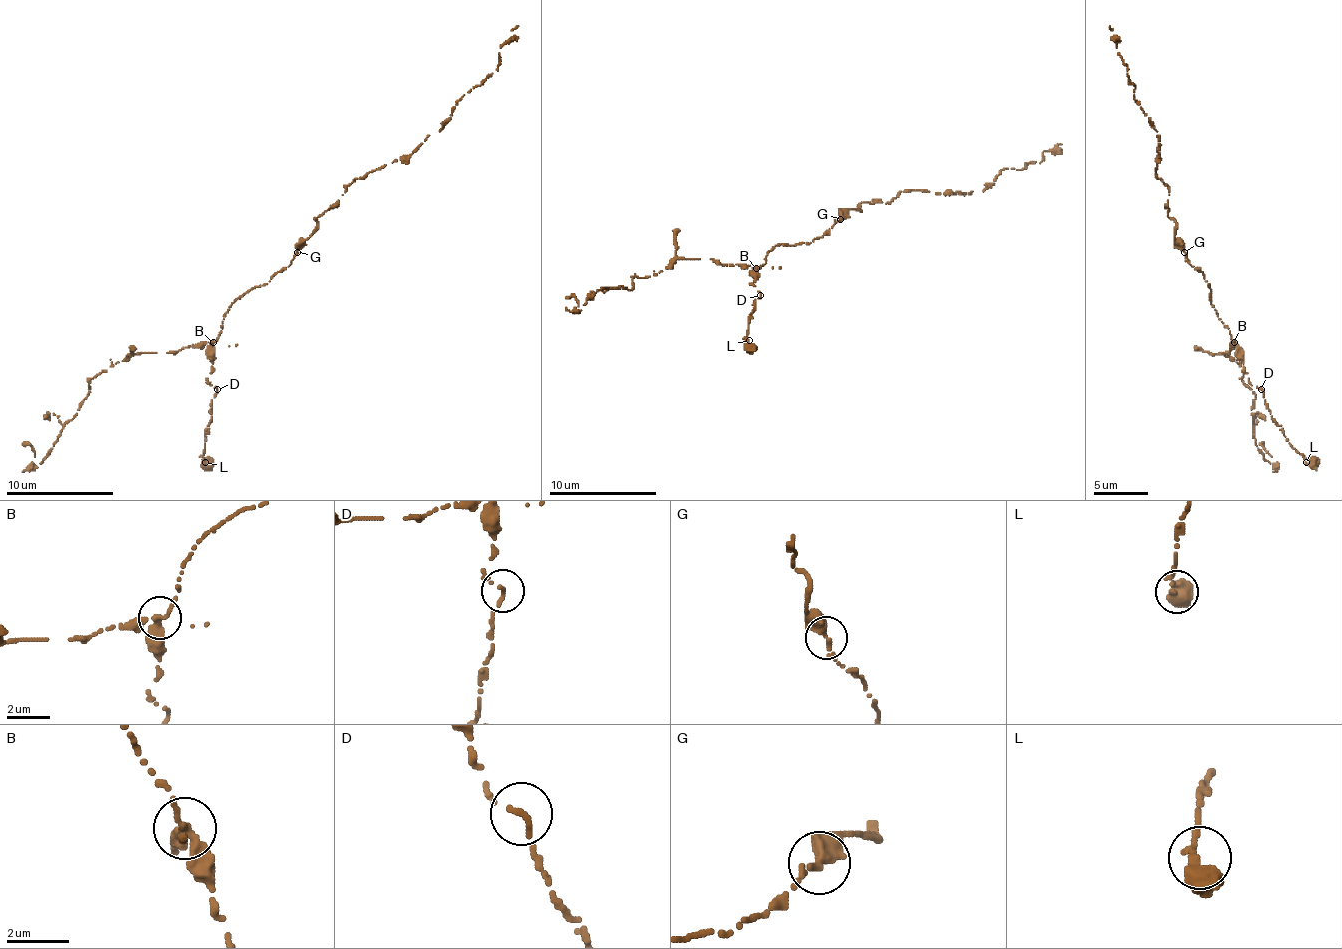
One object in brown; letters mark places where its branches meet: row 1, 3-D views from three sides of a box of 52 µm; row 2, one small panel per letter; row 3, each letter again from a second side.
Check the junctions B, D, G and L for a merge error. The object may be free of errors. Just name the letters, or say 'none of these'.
B

